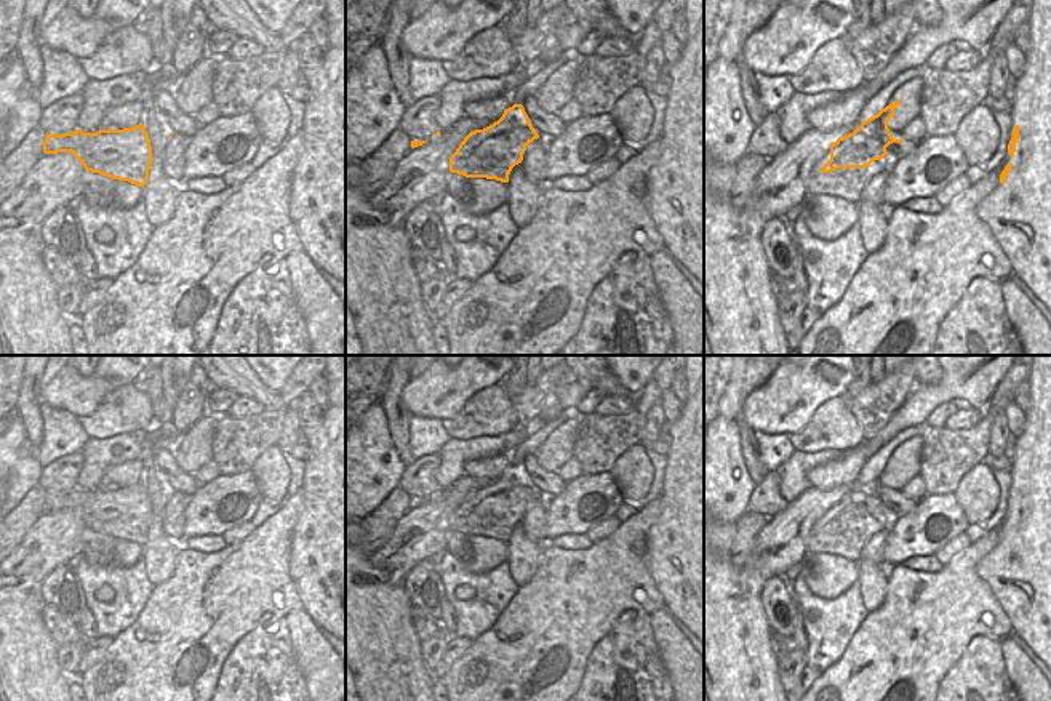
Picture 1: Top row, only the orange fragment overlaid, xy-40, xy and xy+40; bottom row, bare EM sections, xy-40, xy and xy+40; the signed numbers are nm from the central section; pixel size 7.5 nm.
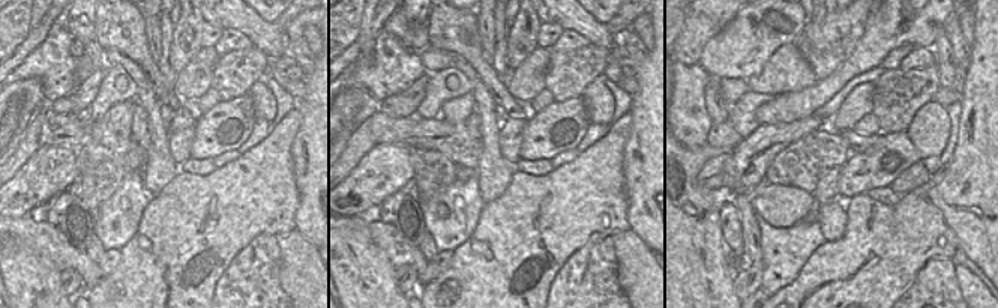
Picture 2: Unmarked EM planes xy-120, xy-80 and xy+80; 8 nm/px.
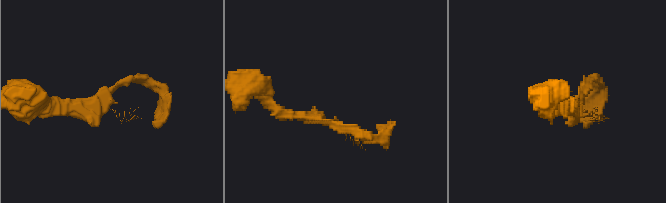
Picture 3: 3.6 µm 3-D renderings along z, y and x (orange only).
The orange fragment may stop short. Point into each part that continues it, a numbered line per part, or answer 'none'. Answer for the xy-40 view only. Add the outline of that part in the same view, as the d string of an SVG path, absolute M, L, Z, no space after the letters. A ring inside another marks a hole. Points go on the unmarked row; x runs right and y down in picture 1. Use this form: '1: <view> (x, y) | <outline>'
1: xy-40 (127, 554) | M114 538L114 565L130 568L142 559L142 554L144 546L139 546L128 539Z

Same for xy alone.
1: xy (485, 554) | M466 536L469 541L469 555L464 567L477 575L483 575L507 560L509 541L486 536Z

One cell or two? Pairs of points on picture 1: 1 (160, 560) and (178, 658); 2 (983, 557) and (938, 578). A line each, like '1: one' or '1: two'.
1: two
2: one

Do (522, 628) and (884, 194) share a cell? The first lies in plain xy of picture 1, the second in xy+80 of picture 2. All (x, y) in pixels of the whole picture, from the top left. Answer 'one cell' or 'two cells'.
two cells

